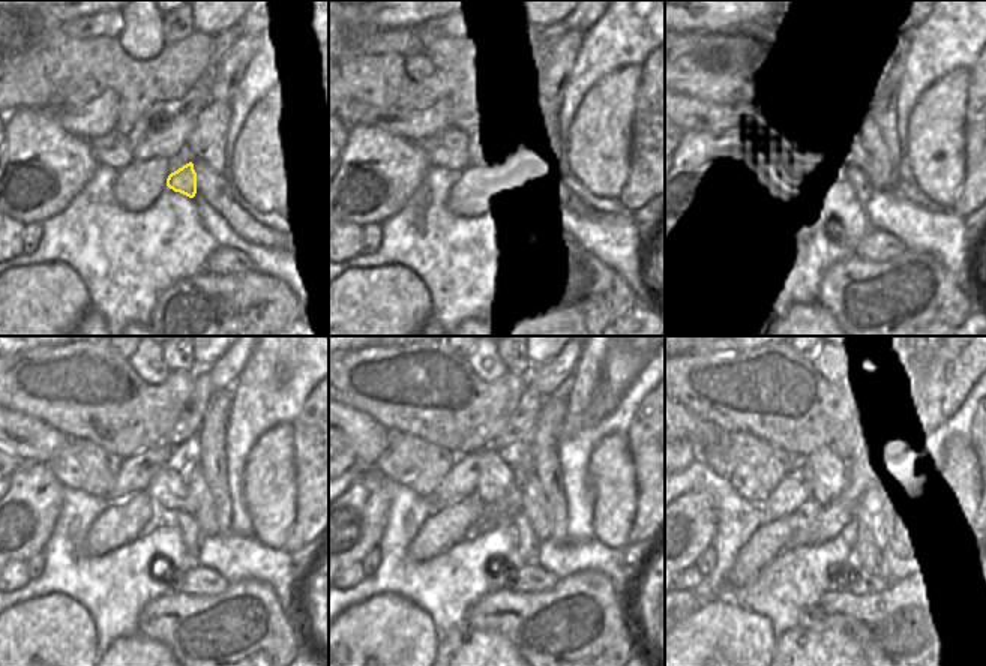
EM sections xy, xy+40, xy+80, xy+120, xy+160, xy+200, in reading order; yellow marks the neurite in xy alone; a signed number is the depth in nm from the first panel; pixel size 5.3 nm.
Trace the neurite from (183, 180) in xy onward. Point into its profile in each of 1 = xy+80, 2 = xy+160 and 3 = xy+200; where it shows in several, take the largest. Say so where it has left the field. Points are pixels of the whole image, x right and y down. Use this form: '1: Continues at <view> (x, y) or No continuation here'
1: Continues at xy+80 (842, 182)
2: Continues at xy+160 (527, 543)
3: Continues at xy+200 (865, 549)

